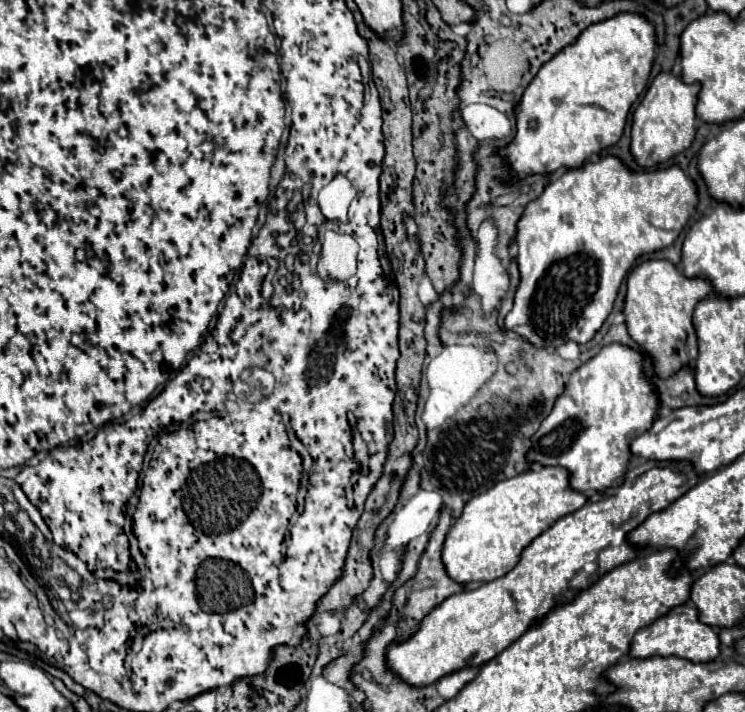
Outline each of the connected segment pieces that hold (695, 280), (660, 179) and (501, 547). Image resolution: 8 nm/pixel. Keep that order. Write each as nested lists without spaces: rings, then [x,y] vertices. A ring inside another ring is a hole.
[[[650,259],[634,267],[628,277],[628,293],[624,301],[626,325],[636,343],[654,357],[656,375],[666,379],[684,365],[694,365],[698,357],[698,339],[692,323],[696,303],[712,291],[712,283],[702,277],[684,277],[684,273],[668,259]]]
[[[606,155],[606,157],[600,157],[598,161],[588,161],[584,163],[582,167],[578,169],[570,169],[566,173],[562,173],[556,181],[552,181],[544,193],[540,195],[540,199],[532,201],[526,209],[524,209],[524,215],[518,223],[518,233],[516,233],[516,241],[518,241],[518,269],[520,269],[520,275],[522,275],[522,281],[520,281],[520,287],[516,291],[516,297],[514,297],[514,307],[512,311],[506,315],[506,329],[510,331],[516,331],[520,333],[524,339],[528,339],[532,345],[536,347],[546,347],[546,349],[556,349],[562,341],[576,341],[576,343],[586,343],[590,341],[596,331],[602,327],[602,323],[606,321],[606,317],[610,315],[612,311],[612,305],[618,297],[618,291],[620,291],[620,285],[626,277],[626,273],[634,267],[636,259],[644,253],[650,253],[650,251],[656,251],[656,249],[664,249],[668,245],[672,245],[676,241],[676,237],[682,233],[684,225],[688,223],[690,215],[694,213],[698,205],[698,187],[696,183],[678,167],[678,165],[670,165],[670,167],[664,167],[664,169],[656,169],[656,171],[630,171],[618,157],[614,155]]]
[[[560,465],[530,469],[530,471],[524,471],[516,477],[512,477],[512,479],[496,483],[486,493],[476,495],[472,501],[468,501],[466,507],[464,507],[462,517],[448,531],[444,551],[442,551],[442,559],[444,559],[448,575],[458,583],[494,581],[494,579],[506,575],[508,571],[512,571],[516,567],[516,563],[520,561],[522,551],[540,533],[544,533],[548,527],[552,527],[552,523],[556,523],[556,519],[560,519],[564,515],[570,515],[572,511],[578,511],[586,501],[588,499],[580,491],[574,491],[570,487],[570,471],[560,467]]]

